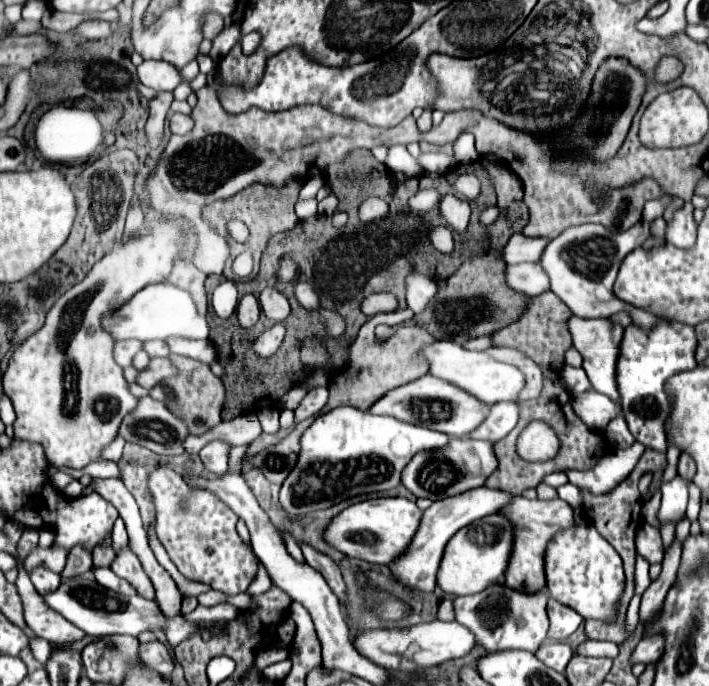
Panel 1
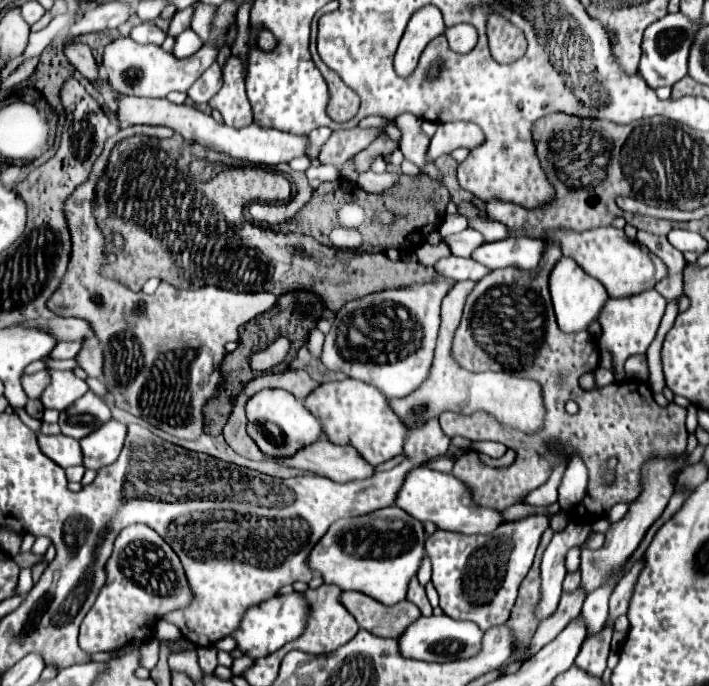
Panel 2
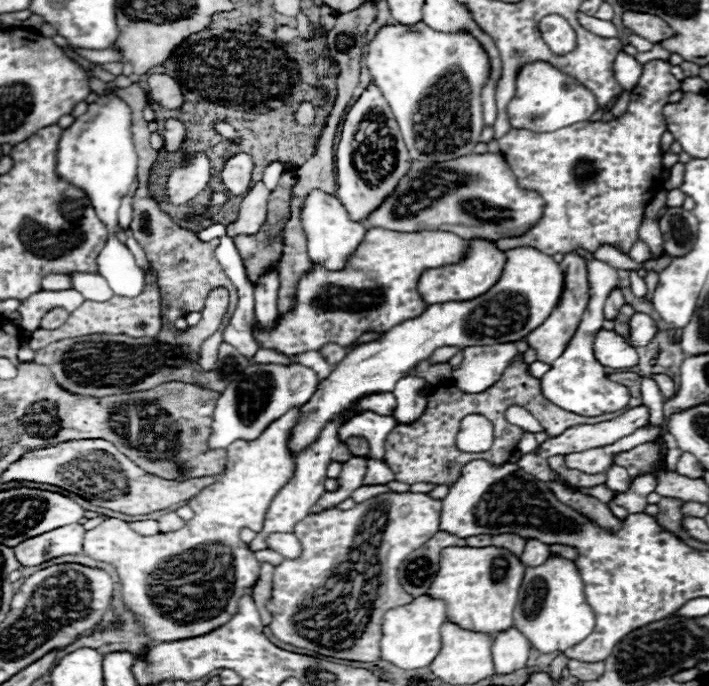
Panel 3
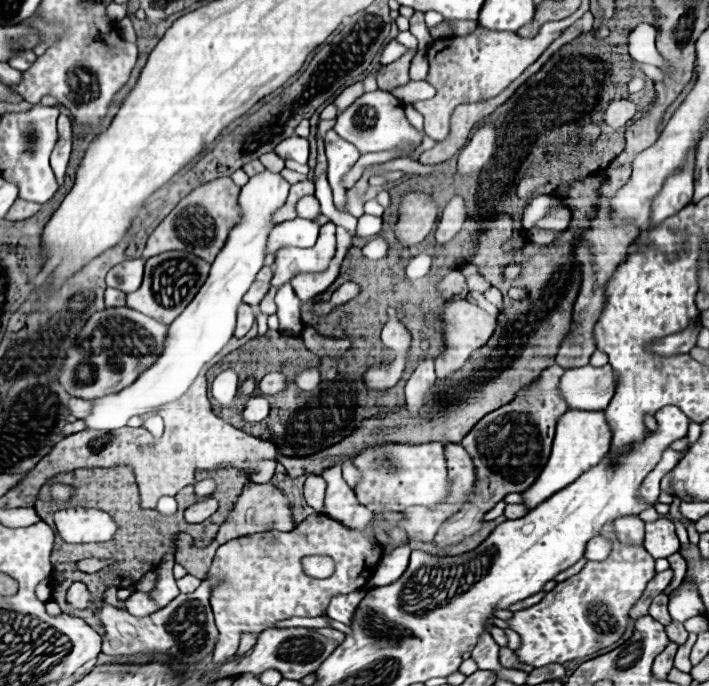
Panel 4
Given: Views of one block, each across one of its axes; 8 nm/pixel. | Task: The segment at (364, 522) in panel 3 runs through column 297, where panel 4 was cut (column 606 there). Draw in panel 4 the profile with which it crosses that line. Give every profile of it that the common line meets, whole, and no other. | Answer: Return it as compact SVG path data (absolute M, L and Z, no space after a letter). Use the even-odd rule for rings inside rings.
M606 524L602 536L614 542L610 556L604 562L588 562L576 576L560 582L548 592L542 602L514 612L508 620L510 628L522 638L522 646L516 650L524 664L534 668L546 664L564 664L568 660L598 652L614 644L628 624L628 610L634 600L642 596L646 584L654 578L654 558L644 546L626 546L616 540L614 526Z

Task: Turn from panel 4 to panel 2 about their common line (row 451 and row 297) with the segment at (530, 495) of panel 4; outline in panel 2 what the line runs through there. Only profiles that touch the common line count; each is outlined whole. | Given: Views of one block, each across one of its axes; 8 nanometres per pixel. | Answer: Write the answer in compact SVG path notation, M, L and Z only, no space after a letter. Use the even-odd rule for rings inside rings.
M564 256L554 266L554 272L550 274L550 294L552 294L552 304L554 304L558 326L566 334L586 332L590 328L590 324L602 312L604 304L608 302L606 288L596 278L588 276L582 268L578 268L578 264L574 260L564 258Z

